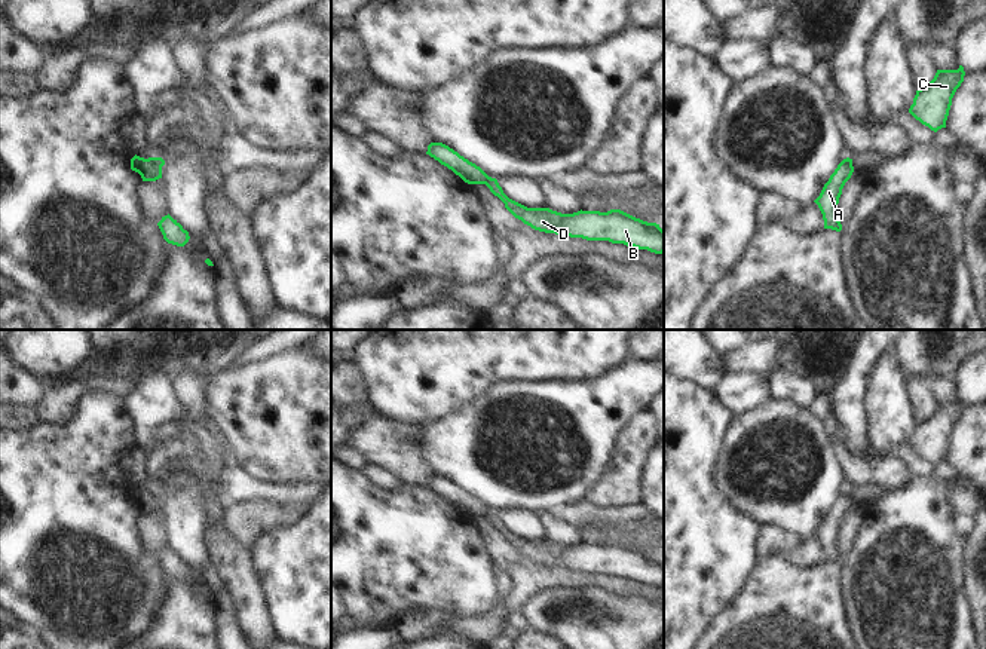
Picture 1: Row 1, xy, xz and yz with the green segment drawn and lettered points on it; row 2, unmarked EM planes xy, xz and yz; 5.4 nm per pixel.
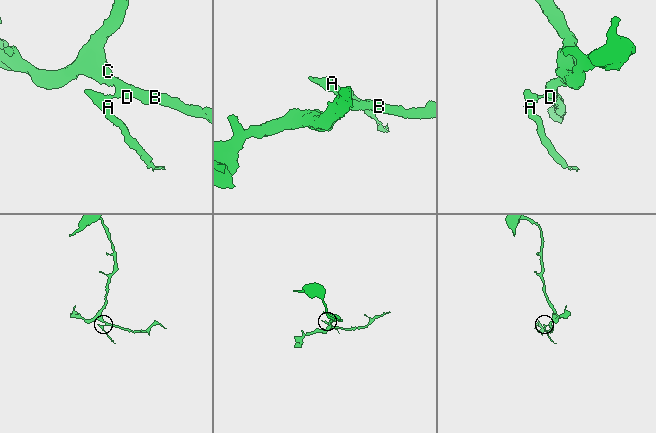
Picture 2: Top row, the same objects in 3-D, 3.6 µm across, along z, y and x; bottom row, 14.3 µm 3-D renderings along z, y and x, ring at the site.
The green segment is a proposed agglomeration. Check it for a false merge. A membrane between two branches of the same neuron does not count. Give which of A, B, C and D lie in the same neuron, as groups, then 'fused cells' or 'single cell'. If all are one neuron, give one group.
A / B C D; fused cells

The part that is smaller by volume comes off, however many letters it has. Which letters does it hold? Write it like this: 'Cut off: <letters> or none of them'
Cut off: A.

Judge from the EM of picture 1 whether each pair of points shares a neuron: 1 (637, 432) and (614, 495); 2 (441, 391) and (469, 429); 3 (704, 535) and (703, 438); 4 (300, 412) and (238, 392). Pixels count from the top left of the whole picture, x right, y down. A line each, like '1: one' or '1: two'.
1: one
2: two
3: one
4: one

